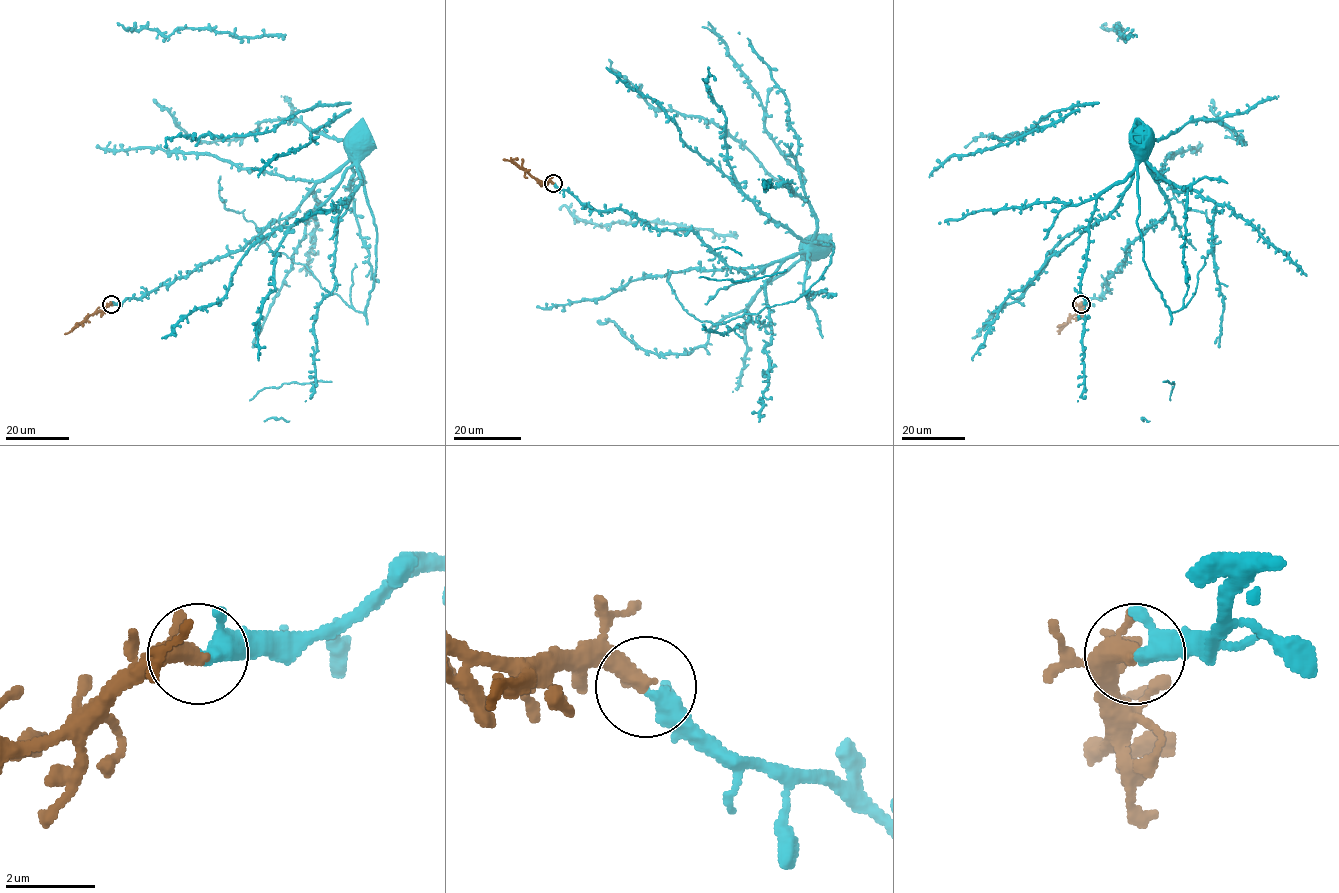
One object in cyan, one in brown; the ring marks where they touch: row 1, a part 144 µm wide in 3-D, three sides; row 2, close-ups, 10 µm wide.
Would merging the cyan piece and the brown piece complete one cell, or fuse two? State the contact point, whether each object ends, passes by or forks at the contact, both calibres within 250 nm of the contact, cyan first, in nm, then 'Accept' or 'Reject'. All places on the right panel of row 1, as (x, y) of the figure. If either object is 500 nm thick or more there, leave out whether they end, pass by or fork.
Place: (1081, 304). At the ring cyan passes by. At the ring brown passes by. Thickness 280 nm (cyan) against 280 nm. Accept

